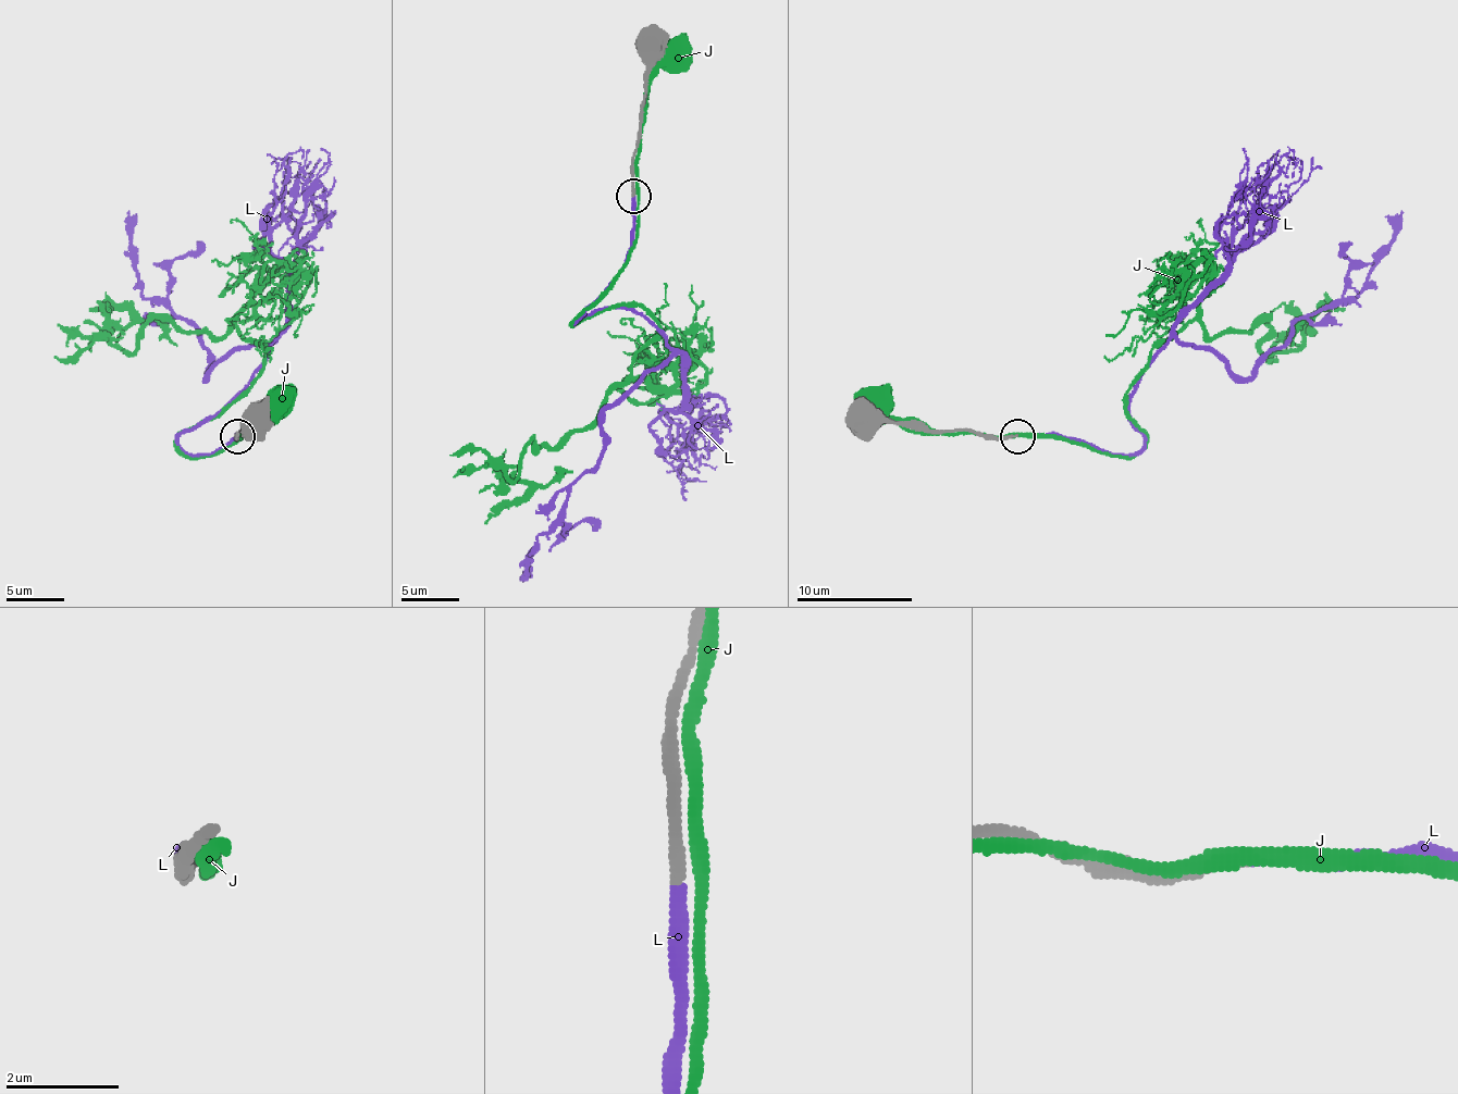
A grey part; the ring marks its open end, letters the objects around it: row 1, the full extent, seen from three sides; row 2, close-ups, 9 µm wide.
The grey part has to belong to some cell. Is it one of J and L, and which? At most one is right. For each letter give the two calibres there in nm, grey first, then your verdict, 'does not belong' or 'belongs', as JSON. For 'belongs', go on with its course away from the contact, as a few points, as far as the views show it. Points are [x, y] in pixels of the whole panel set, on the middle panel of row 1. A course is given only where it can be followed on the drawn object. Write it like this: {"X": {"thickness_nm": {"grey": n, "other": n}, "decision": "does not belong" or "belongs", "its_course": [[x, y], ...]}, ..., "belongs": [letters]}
{"J": {"thickness_nm": {"grey": 240, "other": 240}, "decision": "does not belong"}, "L": {"thickness_nm": {"grey": 200, "other": 220}, "decision": "belongs", "its_course": [[634, 196], [628, 262], [572, 323], [634, 309], [671, 352], [605, 410], [605, 448], [523, 579]]}, "belongs": ["L"]}

